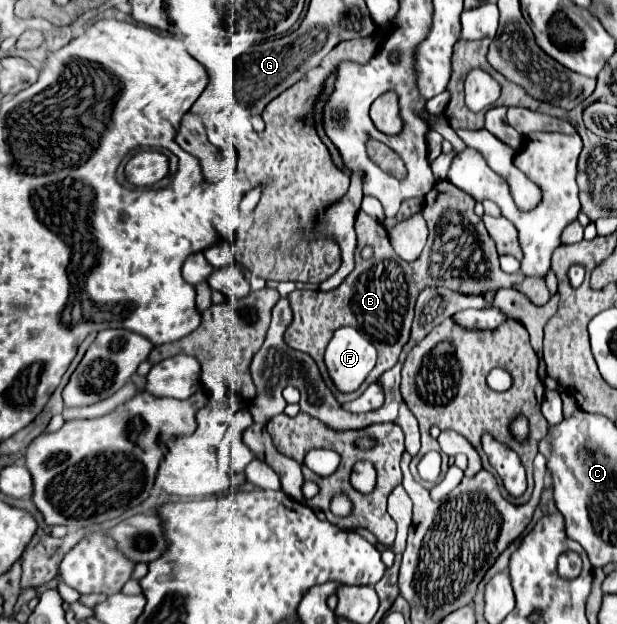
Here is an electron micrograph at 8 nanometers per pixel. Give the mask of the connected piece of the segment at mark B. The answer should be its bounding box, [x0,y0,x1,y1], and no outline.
[286,188,550,376]

